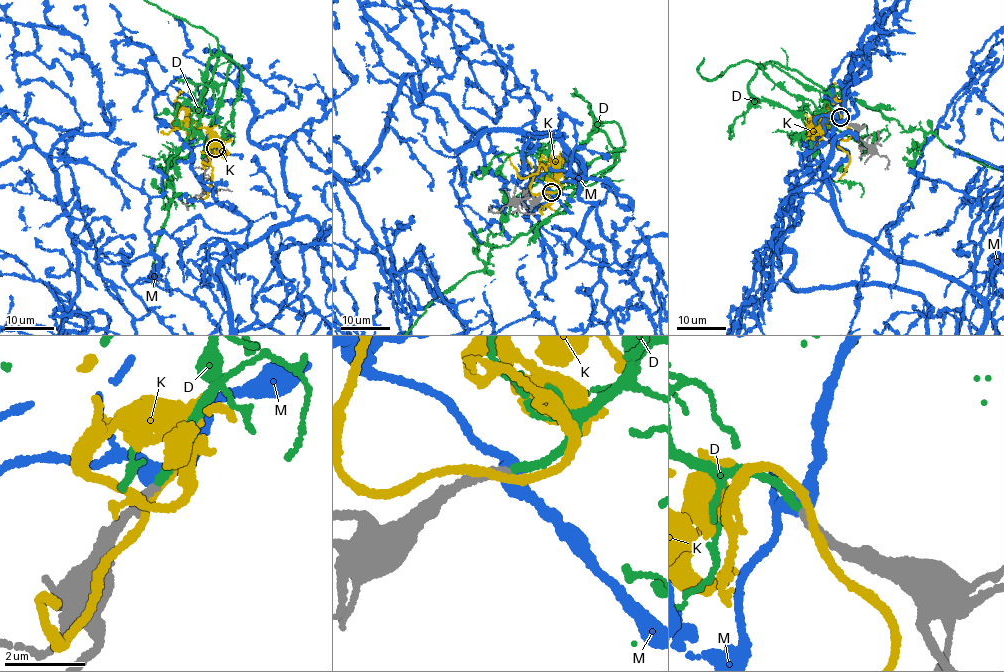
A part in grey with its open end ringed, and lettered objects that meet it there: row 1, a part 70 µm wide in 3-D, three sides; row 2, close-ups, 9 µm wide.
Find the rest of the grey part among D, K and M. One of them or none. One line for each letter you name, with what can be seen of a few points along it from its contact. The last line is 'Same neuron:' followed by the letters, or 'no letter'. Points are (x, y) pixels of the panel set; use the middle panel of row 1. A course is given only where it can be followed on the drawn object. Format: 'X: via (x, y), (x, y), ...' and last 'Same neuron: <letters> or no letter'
D: via (551, 191), (598, 157), (625, 151), (618, 151), (623, 146), (619, 125), (587, 113), (583, 150), (591, 166)
Same neuron: D

